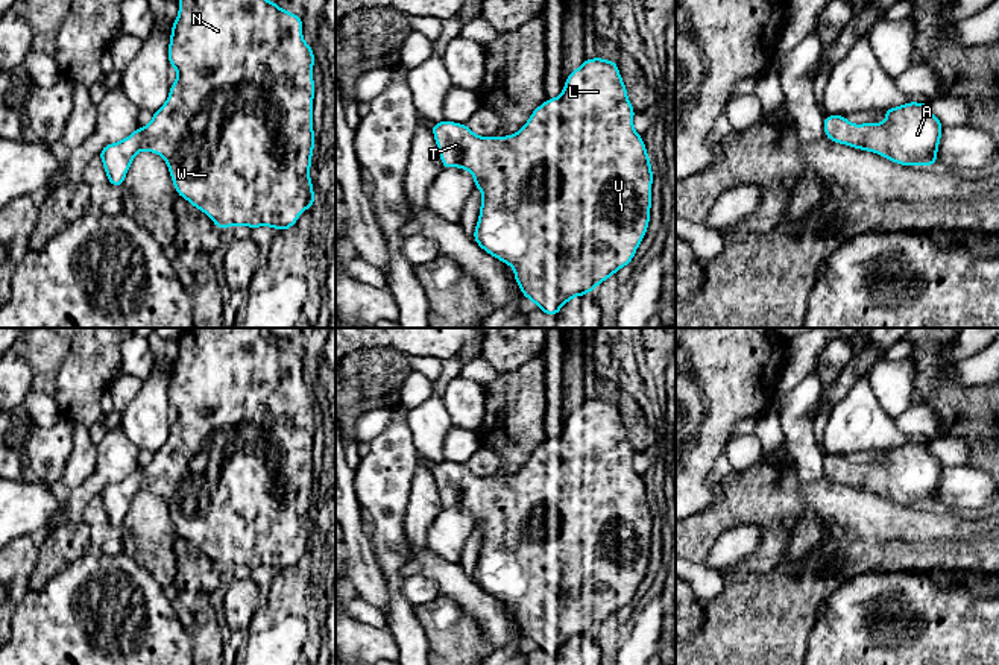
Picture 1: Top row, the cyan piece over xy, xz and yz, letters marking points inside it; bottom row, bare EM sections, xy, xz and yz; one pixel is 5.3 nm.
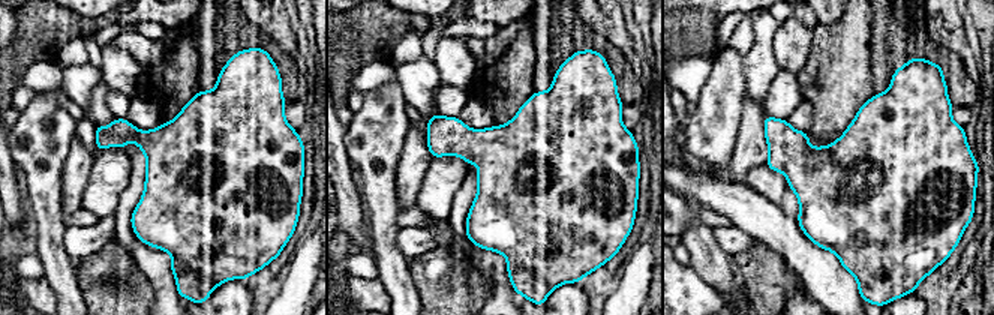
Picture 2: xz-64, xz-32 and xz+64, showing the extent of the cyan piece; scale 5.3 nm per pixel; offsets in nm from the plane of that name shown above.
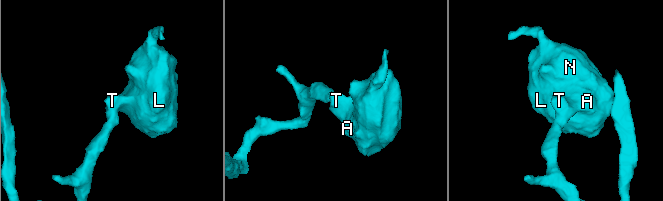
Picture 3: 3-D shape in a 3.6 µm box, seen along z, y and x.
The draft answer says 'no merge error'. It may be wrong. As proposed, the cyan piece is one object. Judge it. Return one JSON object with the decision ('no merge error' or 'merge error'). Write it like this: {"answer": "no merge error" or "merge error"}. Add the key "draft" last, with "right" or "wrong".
{"answer": "no merge error", "draft": "right"}

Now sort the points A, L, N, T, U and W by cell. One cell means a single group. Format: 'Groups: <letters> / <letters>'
Groups: A L N T U W

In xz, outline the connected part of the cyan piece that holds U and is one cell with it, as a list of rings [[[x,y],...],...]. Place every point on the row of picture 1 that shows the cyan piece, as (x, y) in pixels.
[[[592,58],[565,79],[559,97],[547,99],[513,135],[478,137],[466,123],[448,120],[431,124],[443,169],[469,170],[475,188],[481,190],[474,240],[487,254],[512,266],[522,295],[553,317],[569,299],[592,293],[627,266],[647,232],[653,172],[644,140],[633,129],[635,112],[616,62]]]

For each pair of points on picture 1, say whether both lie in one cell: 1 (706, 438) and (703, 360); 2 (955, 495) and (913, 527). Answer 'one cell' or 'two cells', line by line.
1: one cell
2: two cells

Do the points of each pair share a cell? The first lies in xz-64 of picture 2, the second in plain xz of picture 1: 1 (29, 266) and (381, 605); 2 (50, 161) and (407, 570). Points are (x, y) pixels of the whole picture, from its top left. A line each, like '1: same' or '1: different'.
1: different
2: different

